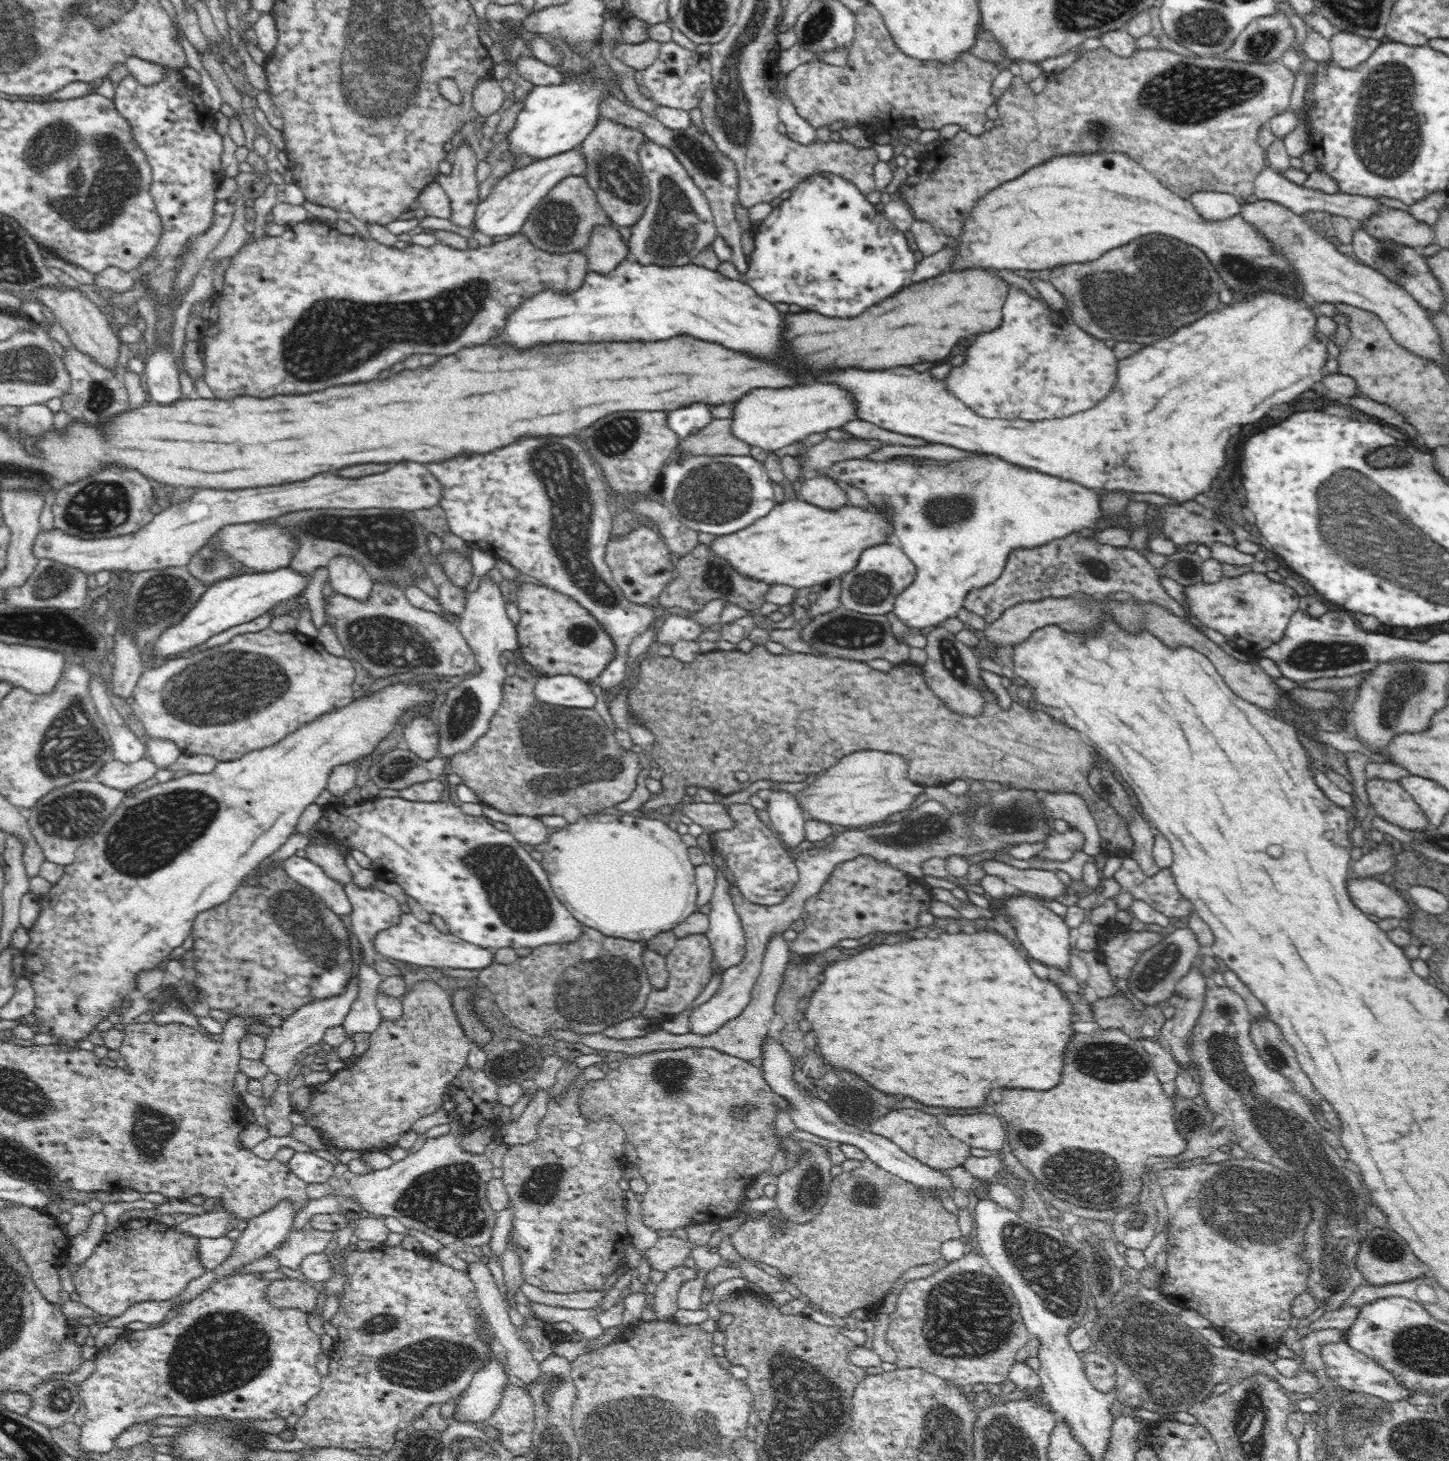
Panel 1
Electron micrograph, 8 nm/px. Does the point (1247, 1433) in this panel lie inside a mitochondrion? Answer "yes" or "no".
yes

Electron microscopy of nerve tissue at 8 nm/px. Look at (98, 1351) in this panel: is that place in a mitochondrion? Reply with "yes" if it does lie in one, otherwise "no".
no

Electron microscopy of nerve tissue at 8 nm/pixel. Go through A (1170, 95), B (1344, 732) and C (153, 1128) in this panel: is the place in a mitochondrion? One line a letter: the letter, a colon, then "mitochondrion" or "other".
A: mitochondrion
B: other
C: mitochondrion

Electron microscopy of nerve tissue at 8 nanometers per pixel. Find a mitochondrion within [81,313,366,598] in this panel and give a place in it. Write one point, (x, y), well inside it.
(97, 393)

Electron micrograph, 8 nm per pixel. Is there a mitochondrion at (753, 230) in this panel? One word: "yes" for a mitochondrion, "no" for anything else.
no

